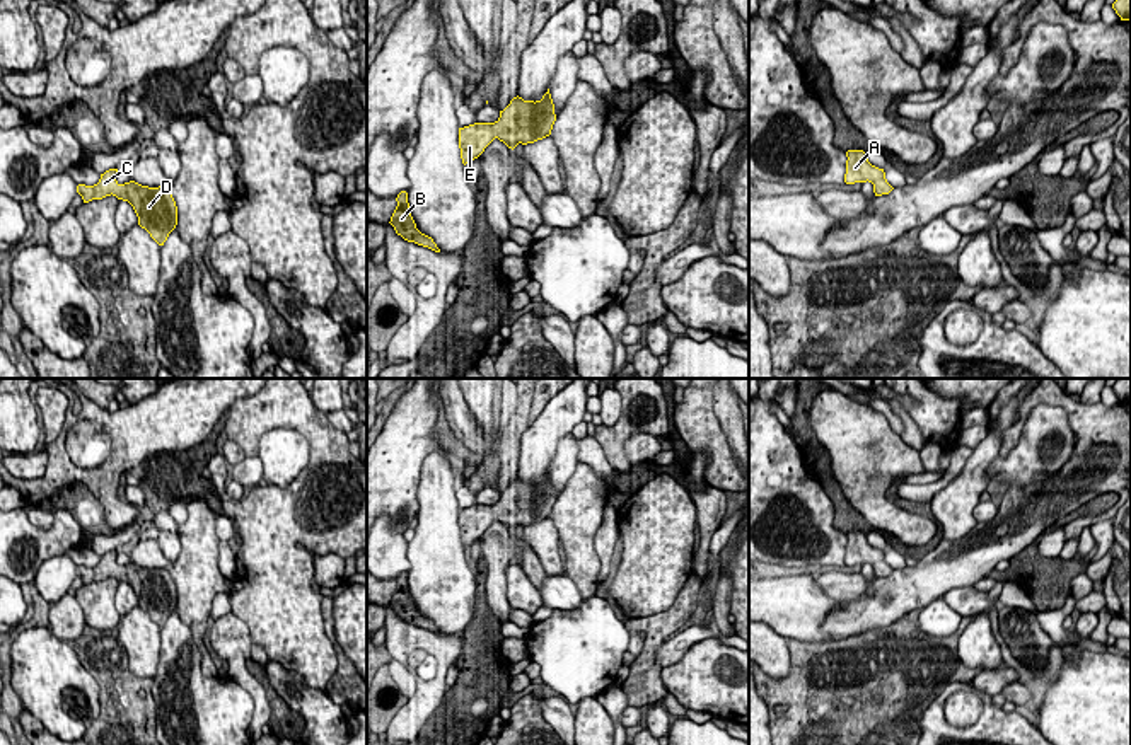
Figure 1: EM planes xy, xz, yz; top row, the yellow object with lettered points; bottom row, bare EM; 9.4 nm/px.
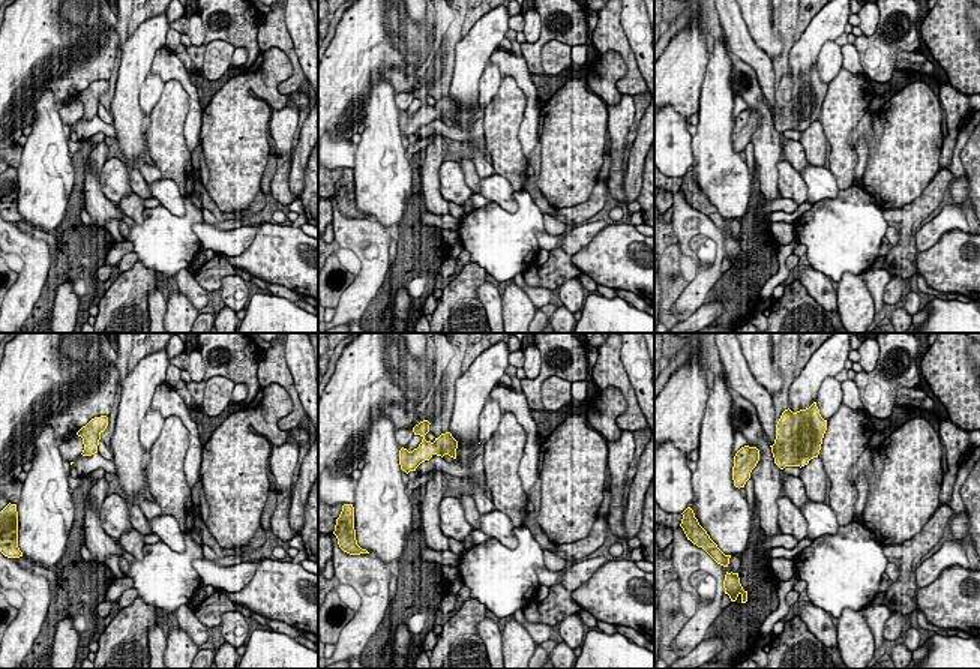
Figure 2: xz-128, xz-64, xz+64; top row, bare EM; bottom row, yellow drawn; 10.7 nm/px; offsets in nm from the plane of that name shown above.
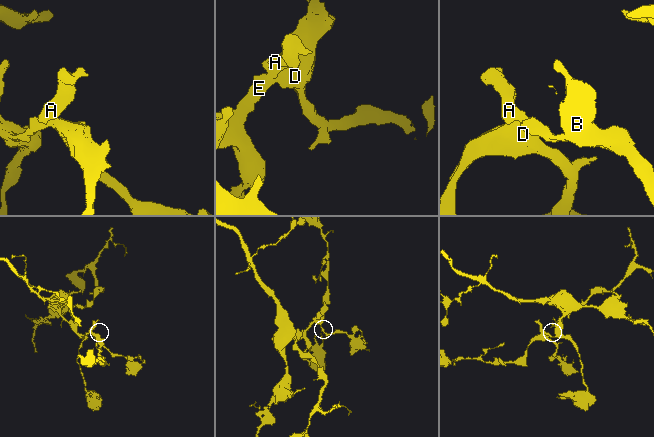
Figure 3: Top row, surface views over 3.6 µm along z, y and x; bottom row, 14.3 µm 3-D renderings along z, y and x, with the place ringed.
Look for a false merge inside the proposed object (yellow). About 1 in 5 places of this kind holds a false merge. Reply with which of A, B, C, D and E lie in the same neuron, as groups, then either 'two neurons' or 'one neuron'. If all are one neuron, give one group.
groups A B C D E; one neuron

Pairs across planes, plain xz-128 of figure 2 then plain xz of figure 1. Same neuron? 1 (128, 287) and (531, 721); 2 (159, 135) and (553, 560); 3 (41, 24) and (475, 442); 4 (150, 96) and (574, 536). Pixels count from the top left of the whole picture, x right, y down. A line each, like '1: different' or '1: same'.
1: same
2: different
3: different
4: different

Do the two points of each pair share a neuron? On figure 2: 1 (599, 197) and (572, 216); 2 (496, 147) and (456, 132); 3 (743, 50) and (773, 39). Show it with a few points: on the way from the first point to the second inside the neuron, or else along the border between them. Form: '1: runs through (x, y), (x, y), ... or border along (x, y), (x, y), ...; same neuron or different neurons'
1: runs through (593, 203), (578, 213); same neuron
2: border along (480, 116), (485, 153), (496, 173); different neurons
3: border along (740, 15), (752, 41), (769, 57); different neurons

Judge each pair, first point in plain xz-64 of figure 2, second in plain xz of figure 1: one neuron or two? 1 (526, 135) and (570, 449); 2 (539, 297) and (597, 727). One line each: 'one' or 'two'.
1: two
2: two

